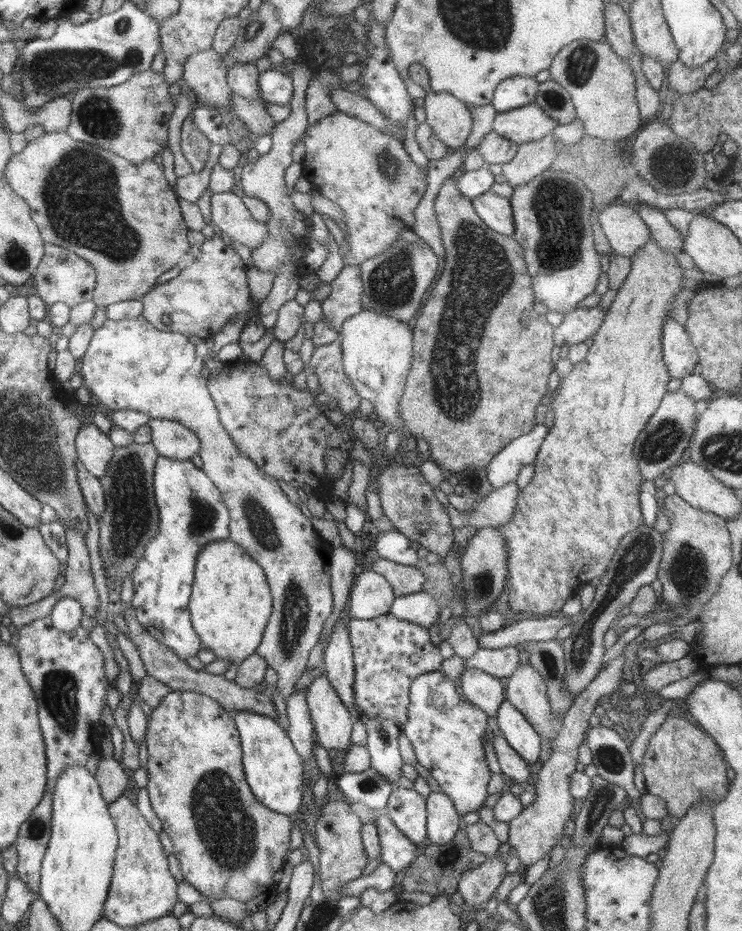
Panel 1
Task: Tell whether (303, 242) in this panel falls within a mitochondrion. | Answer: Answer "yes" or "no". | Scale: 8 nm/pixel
no

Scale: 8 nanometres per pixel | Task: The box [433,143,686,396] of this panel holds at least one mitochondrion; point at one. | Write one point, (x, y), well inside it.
(560, 232)

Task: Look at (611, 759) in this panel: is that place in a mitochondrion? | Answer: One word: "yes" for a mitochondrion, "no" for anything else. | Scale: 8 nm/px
yes

